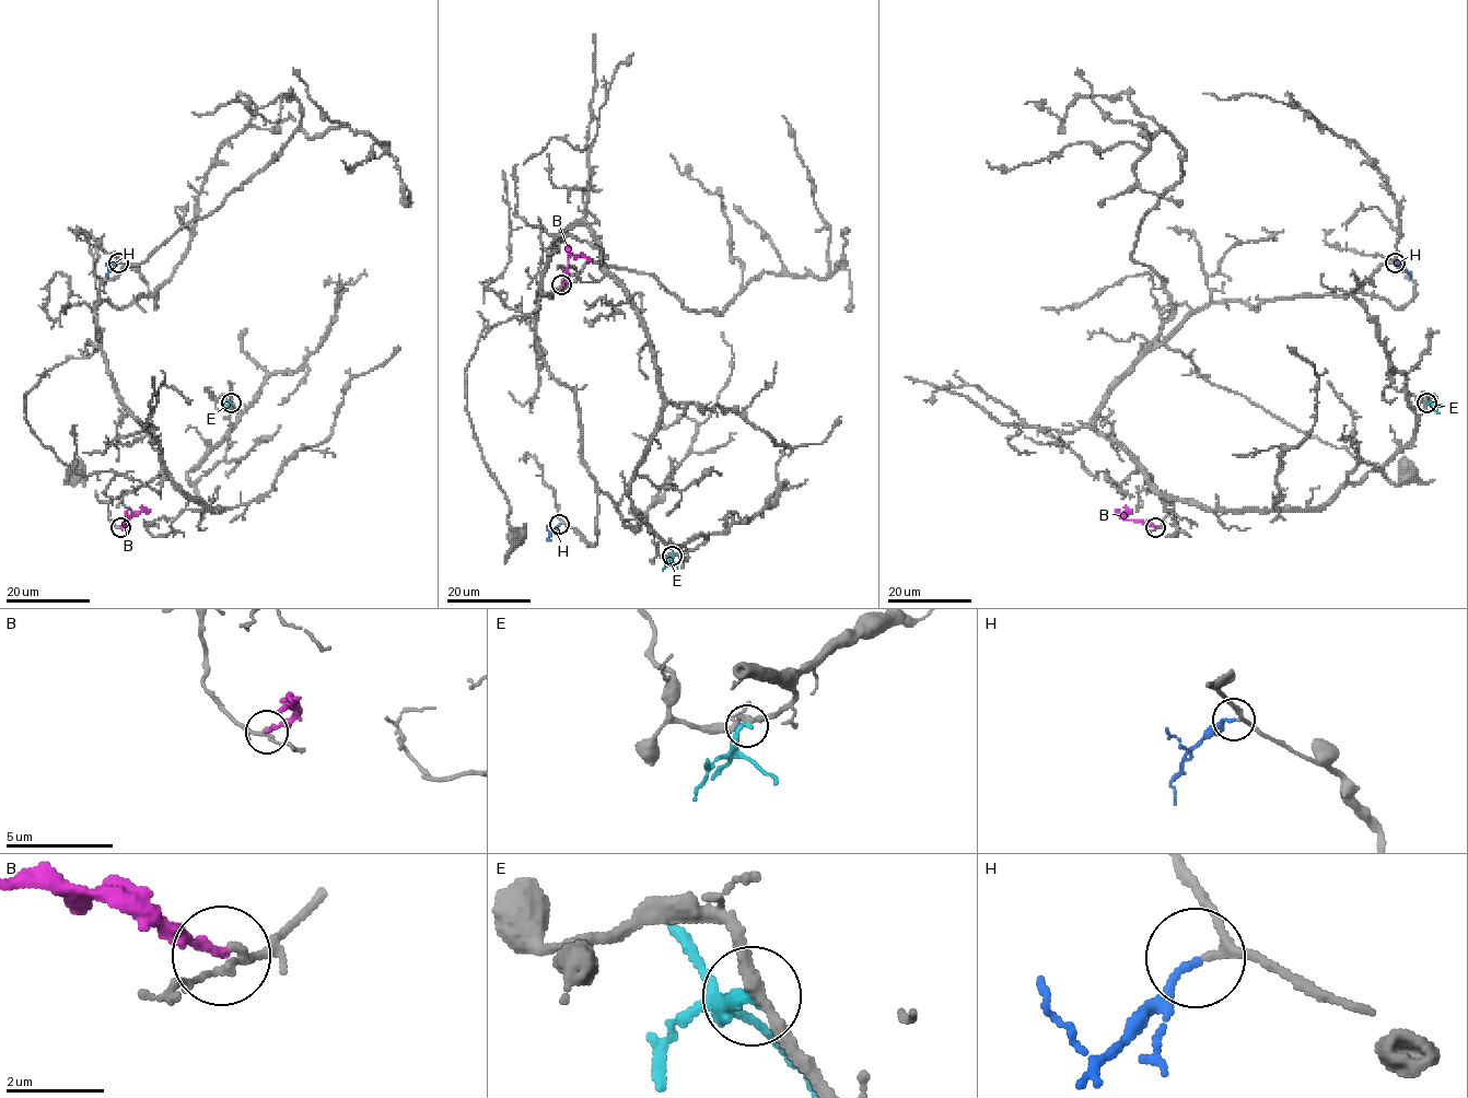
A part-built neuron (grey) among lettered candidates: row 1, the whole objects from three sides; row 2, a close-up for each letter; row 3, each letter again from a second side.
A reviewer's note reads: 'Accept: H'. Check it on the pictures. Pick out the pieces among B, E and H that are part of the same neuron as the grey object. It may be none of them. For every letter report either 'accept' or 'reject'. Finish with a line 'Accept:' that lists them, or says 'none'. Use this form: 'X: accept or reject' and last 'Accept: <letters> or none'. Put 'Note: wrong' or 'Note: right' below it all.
B: reject
E: reject
H: accept
Accept: H
Note: right

